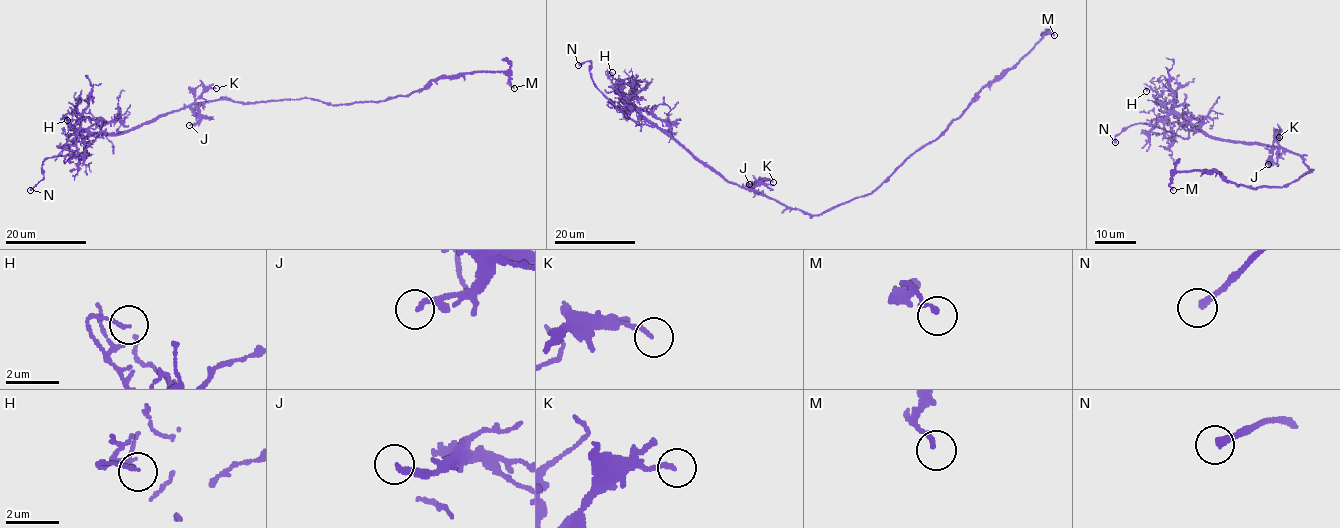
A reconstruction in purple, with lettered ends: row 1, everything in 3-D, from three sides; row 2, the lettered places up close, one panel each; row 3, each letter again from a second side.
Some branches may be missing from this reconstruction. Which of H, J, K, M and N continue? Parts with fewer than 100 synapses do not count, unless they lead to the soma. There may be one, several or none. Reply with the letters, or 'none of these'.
N

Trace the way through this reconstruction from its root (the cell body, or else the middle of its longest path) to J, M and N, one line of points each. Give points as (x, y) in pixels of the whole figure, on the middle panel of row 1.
J: (813, 215), (804, 214), (758, 194), (754, 189), (758, 183), (749, 184)
M: (813, 215), (871, 194), (911, 156), (938, 138), (982, 88), (1013, 69), (1045, 34), (1051, 31), (1054, 35)
N: (813, 215), (728, 182), (654, 124), (629, 119), (594, 84), (591, 63), (578, 65)

